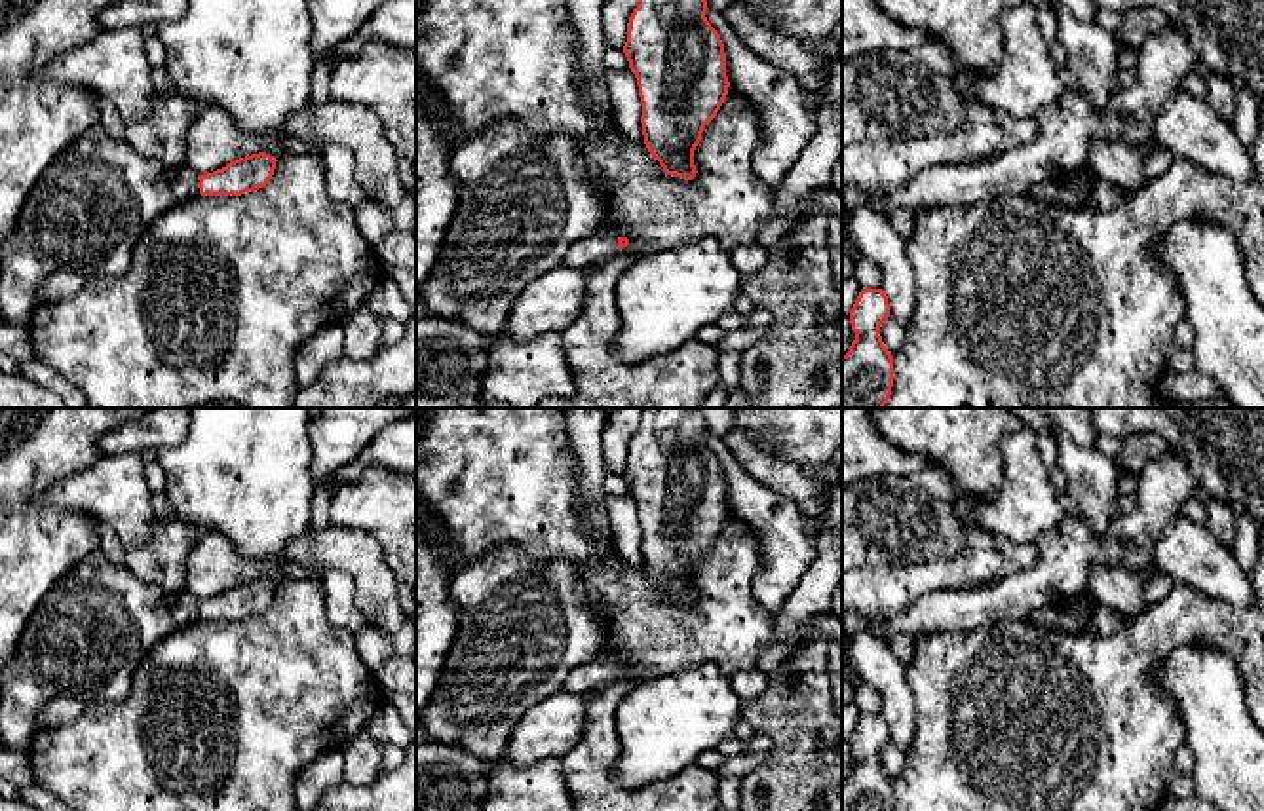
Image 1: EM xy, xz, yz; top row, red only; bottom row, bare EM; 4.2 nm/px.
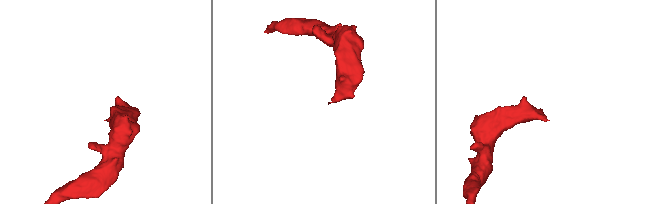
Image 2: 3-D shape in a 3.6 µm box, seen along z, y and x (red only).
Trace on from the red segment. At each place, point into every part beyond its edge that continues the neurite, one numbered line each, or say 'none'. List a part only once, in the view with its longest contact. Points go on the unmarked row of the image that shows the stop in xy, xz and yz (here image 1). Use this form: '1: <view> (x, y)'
1: xz (603, 669)

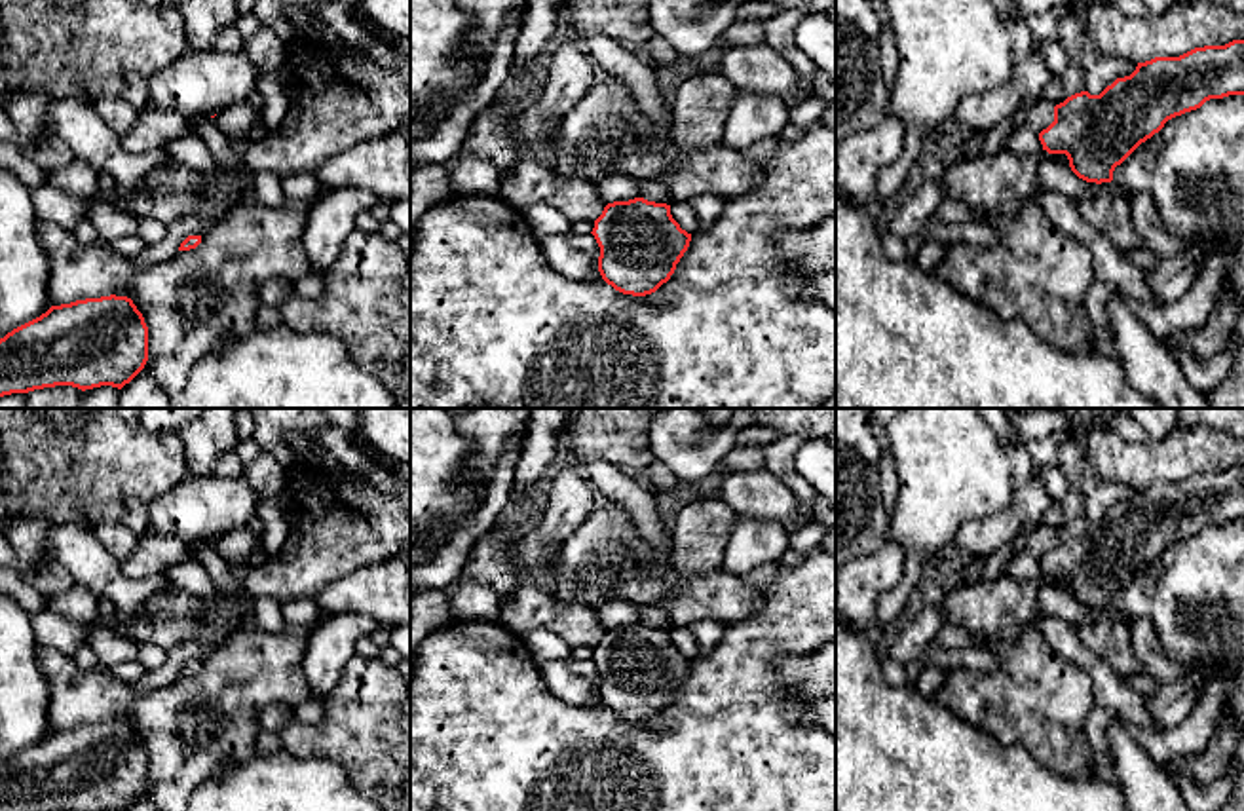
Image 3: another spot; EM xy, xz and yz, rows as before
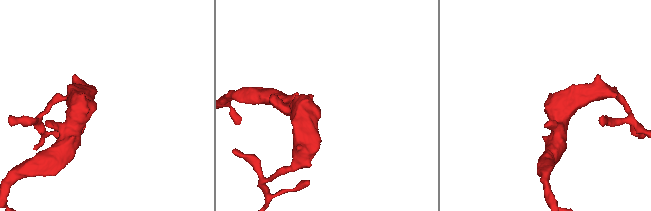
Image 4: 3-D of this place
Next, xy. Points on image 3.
none

